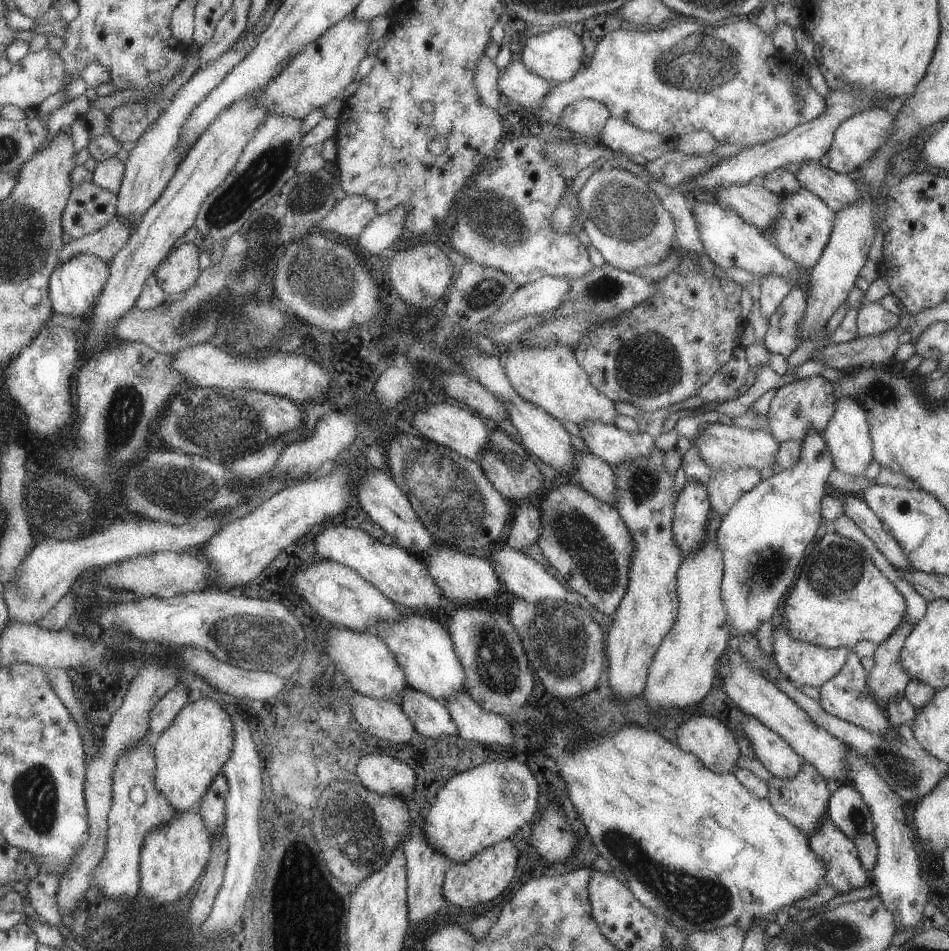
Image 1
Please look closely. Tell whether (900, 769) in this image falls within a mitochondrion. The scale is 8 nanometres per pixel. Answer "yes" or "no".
yes

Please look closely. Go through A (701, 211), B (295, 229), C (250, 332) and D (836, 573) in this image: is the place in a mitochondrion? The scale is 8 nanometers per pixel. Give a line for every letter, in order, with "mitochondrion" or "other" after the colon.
A: other
B: mitochondrion
C: mitochondrion
D: mitochondrion

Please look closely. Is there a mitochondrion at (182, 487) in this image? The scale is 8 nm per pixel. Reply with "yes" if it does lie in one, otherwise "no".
yes

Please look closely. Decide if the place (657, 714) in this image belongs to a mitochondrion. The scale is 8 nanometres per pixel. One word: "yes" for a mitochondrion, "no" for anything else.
no

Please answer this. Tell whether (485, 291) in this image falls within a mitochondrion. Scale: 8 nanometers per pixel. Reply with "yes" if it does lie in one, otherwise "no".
yes

